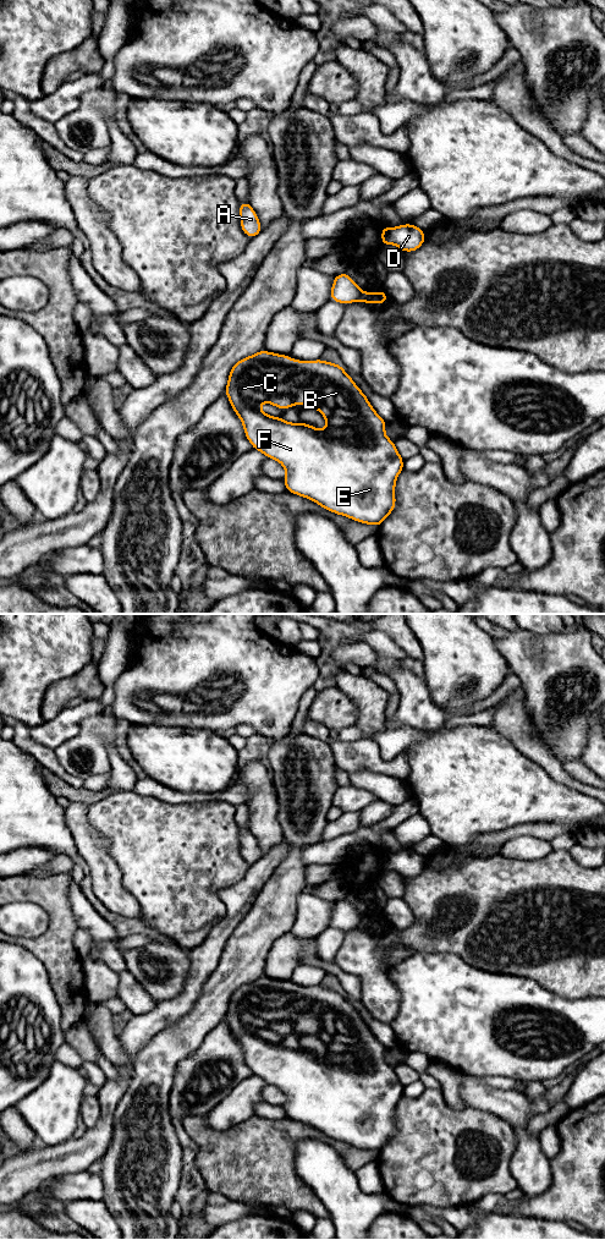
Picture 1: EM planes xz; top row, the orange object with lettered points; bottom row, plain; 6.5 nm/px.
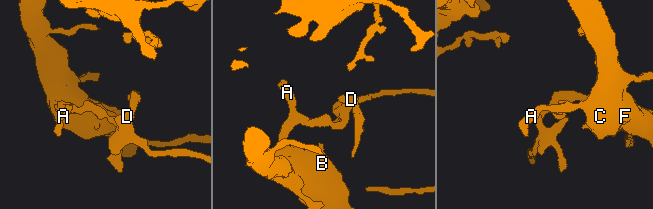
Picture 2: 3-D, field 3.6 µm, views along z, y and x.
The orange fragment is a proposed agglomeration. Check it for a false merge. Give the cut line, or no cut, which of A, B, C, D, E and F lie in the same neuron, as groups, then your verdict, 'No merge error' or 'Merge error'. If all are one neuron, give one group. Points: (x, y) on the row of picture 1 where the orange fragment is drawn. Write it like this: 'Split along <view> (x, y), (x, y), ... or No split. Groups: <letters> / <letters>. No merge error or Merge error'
Split along xz (363, 292), (357, 300). Groups: A B C E F / D. Merge error

